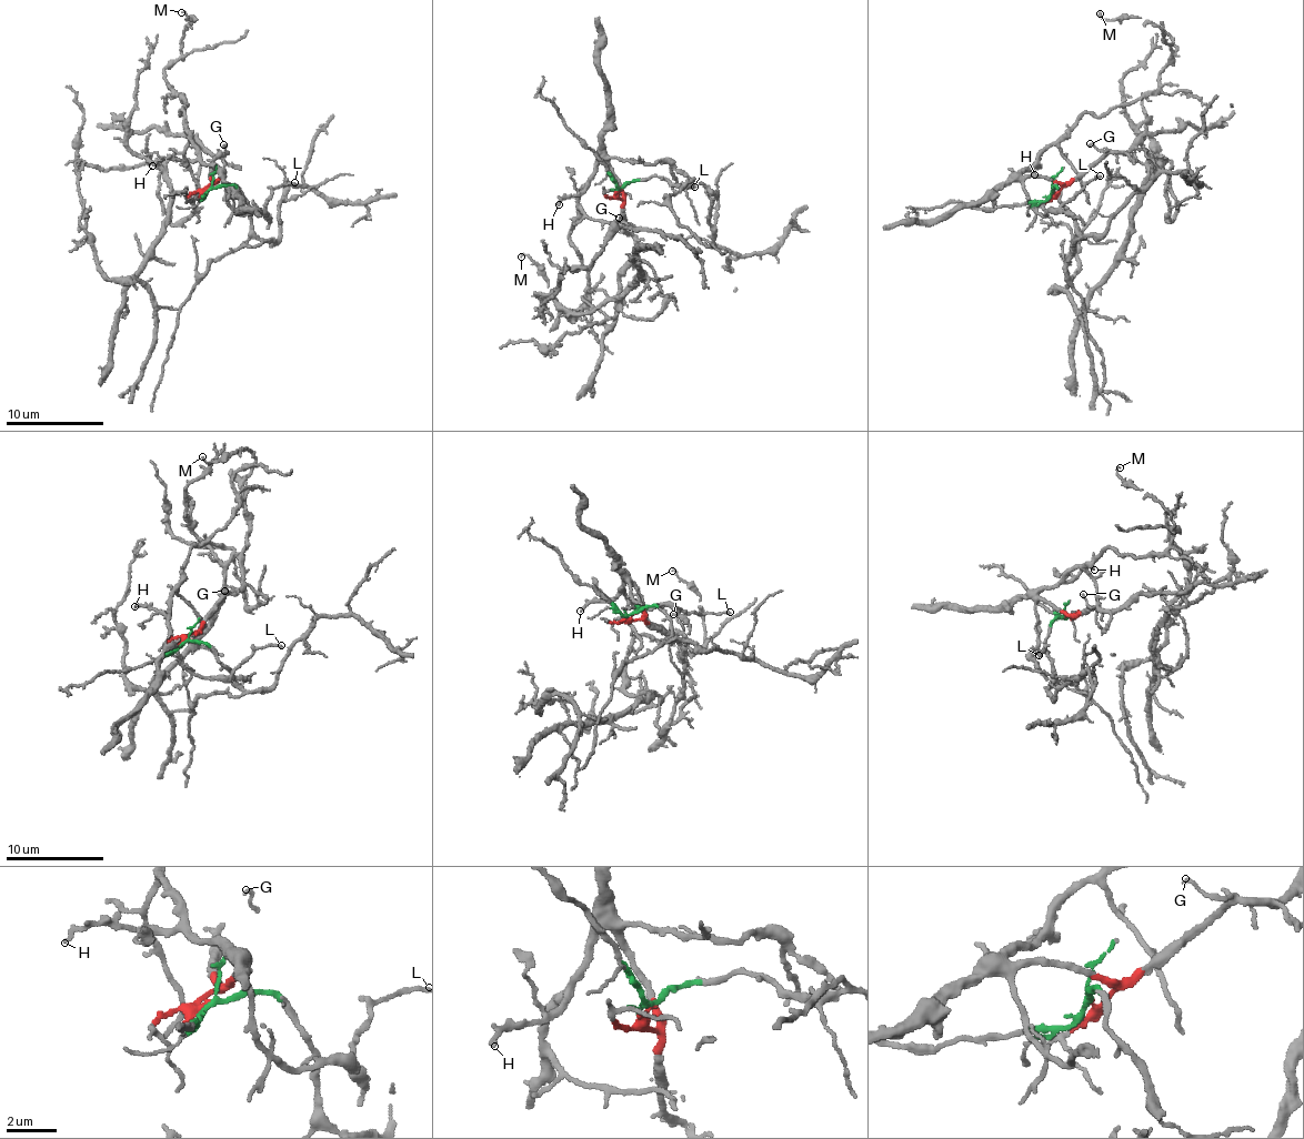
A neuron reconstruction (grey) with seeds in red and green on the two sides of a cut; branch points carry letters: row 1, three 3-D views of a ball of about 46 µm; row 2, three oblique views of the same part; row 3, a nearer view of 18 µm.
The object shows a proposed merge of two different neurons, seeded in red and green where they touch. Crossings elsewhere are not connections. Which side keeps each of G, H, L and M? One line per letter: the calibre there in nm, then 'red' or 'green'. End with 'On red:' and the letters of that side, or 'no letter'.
G: 130 nm thick; red
H: 170 nm thick; red
L: 140 nm thick; red
M: 110 nm thick; red
On red: G, H, L, M

